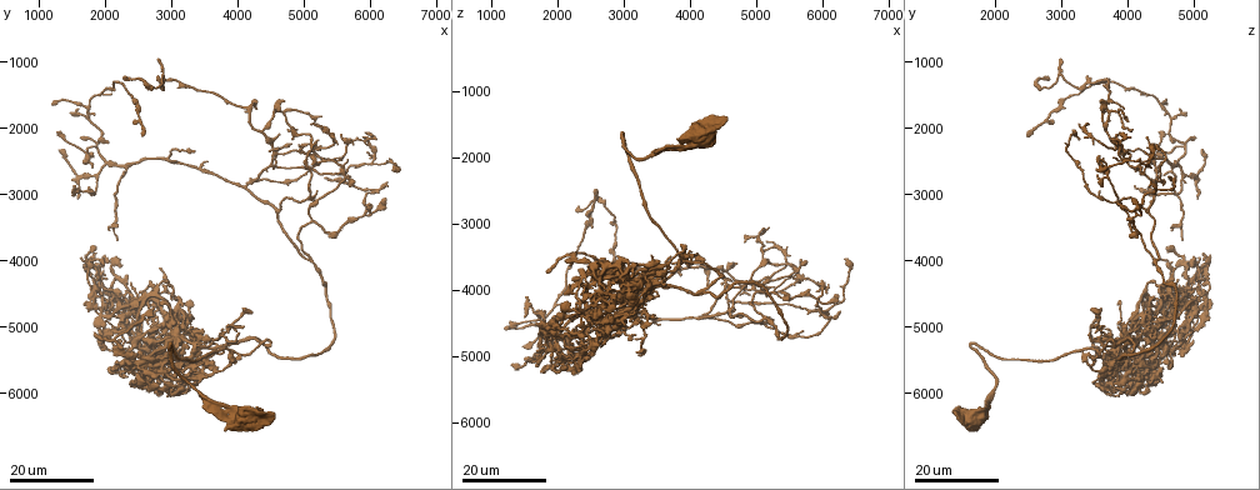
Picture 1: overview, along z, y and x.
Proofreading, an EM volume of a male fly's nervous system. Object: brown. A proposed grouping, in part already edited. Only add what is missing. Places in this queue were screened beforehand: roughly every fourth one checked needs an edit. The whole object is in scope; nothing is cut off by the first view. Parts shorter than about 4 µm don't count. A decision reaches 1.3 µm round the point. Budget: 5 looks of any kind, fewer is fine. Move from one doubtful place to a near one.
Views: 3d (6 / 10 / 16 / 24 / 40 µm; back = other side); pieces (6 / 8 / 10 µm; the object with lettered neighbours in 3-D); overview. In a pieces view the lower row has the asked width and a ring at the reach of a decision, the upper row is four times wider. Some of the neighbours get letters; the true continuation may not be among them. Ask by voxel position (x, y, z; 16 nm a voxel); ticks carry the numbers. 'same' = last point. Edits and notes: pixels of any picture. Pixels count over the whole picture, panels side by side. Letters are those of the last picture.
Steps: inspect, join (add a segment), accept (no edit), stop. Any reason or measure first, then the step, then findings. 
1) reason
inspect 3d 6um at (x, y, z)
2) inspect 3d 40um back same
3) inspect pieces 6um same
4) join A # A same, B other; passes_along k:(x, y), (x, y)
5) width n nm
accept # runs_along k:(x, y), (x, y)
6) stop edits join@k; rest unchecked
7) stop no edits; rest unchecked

branch stops here
inspect 3d 16um at (1850, 3950, 5200)

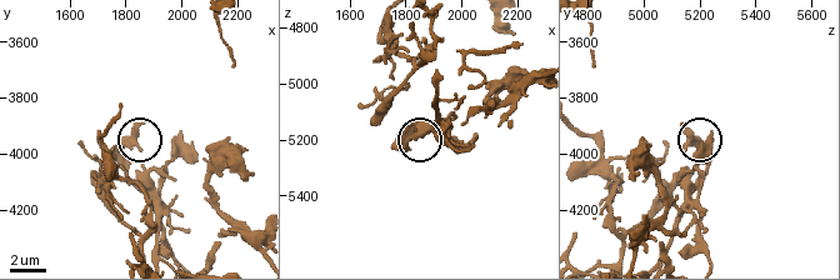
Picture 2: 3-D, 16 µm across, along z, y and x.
inspect 3d 10um at (1840, 3900, 5130)

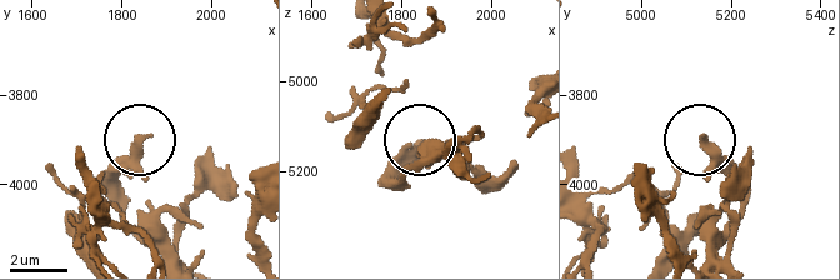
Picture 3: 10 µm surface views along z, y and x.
see the neighbours
inspect pieces 10um at (1840, 3895, 5140)

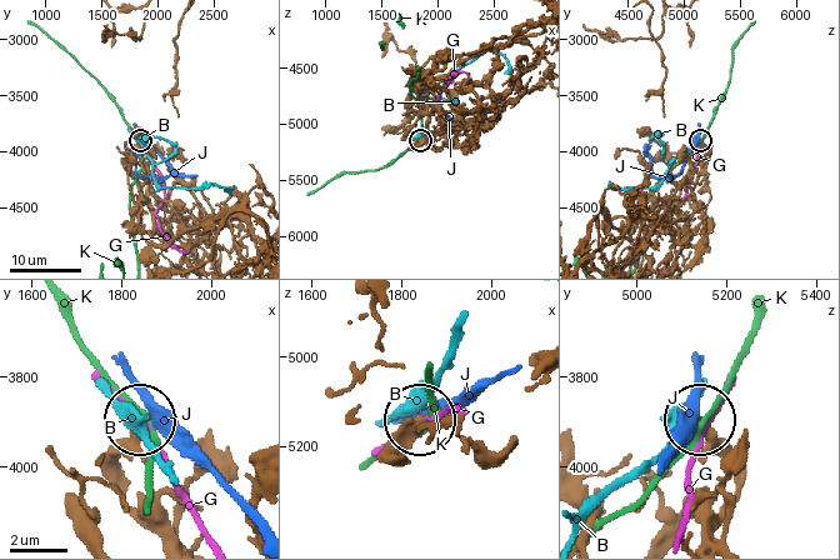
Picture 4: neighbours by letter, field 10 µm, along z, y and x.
width 270 nm
accept # B other, G other, J other, K other; no lettered segment goes on from it

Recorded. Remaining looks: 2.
branch stops here
inspect 3d 16um at (2050, 5650, 4250)

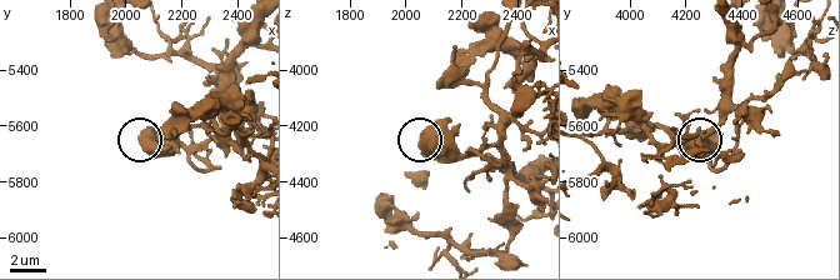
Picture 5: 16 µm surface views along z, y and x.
inspect pieces 10um at (2060, 5670, 4240)

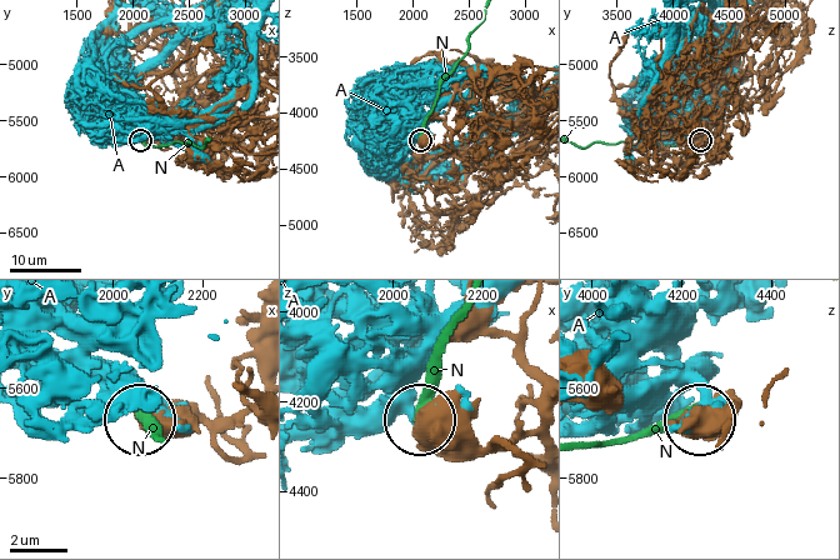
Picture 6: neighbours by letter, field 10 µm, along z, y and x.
accept # A other, N other; none of them fits

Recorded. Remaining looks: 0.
stop no edits; rest unchecked

